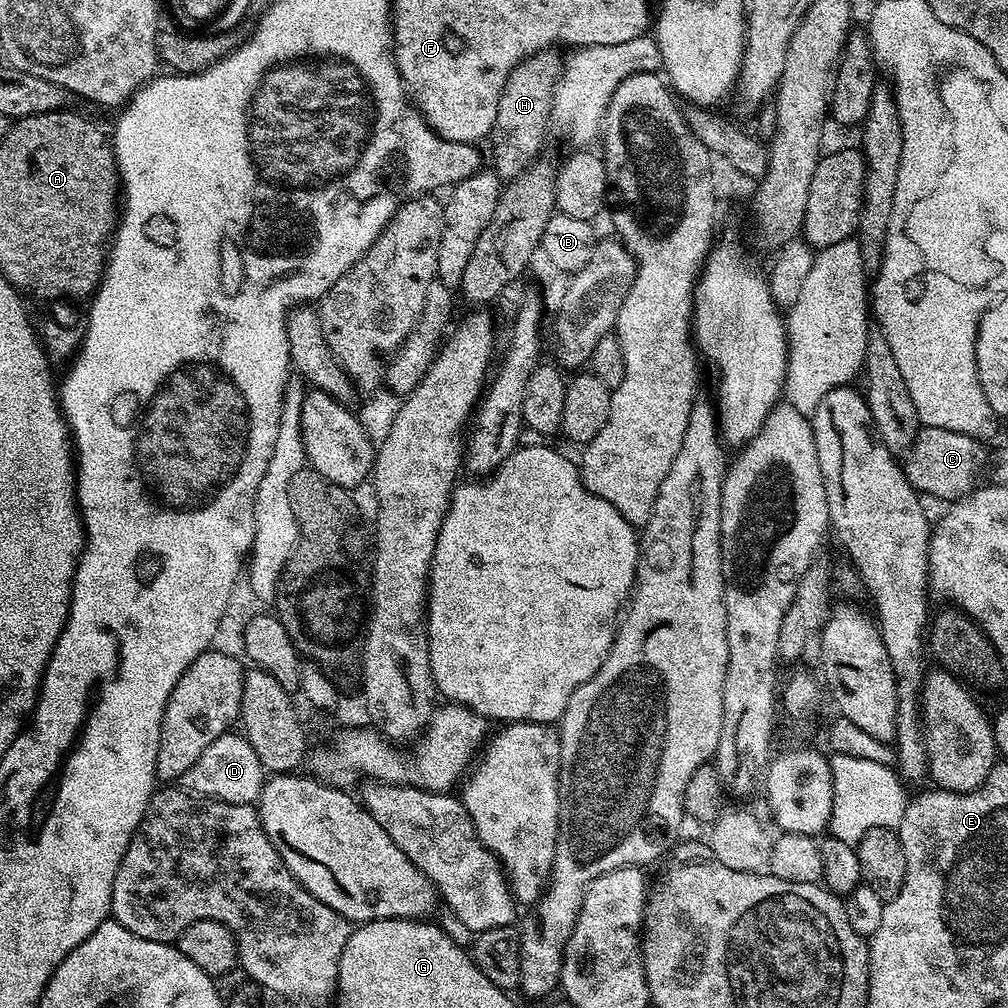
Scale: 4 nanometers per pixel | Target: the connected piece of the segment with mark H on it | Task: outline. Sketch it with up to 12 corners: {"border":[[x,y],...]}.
{"border":[[556,50],[514,66],[498,98],[491,167],[531,168],[564,70]]}

